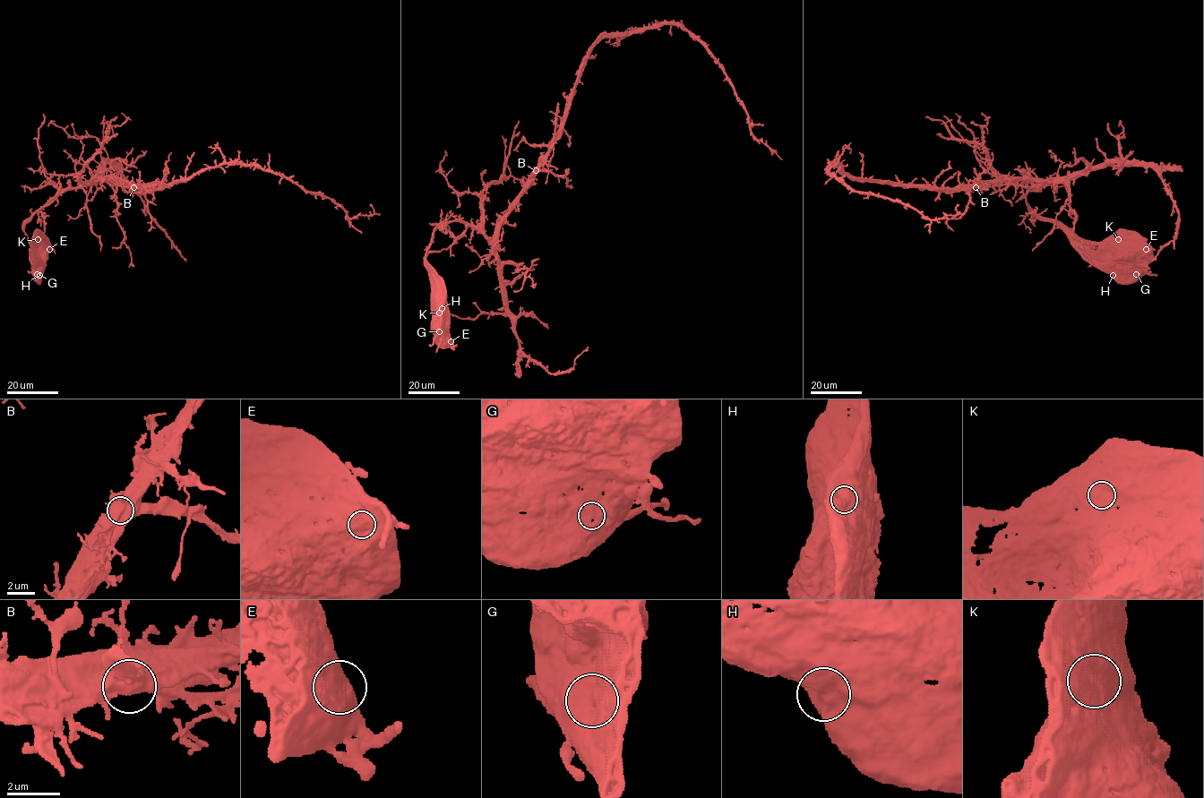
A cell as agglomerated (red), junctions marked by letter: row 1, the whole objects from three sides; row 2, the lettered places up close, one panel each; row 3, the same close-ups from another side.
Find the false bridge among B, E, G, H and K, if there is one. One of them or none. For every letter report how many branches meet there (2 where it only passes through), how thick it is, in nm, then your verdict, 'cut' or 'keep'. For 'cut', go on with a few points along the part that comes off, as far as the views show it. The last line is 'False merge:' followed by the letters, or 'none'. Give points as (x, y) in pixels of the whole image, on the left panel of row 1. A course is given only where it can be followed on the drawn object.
B: 1 branches meet; 1150 nm thick; cut; foreign part runs (133, 187), (152, 190), (157, 178)
E: 1 branches meet; 1050 nm thick; keep
G: 1 branches meet; 1100 nm thick; keep
H: 1 branches meet; 1050 nm thick; keep
K: 1 branches meet; 1100 nm thick; keep
False merge: B

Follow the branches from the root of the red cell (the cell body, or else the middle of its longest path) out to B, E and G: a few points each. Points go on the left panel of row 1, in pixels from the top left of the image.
B: (38, 256), (41, 256), (30, 244), (24, 227), (36, 210), (56, 195), (90, 181), (120, 179), (133, 187)
E: (38, 256), (41, 257), (49, 249)
G: (38, 256), (41, 268), (37, 274)

